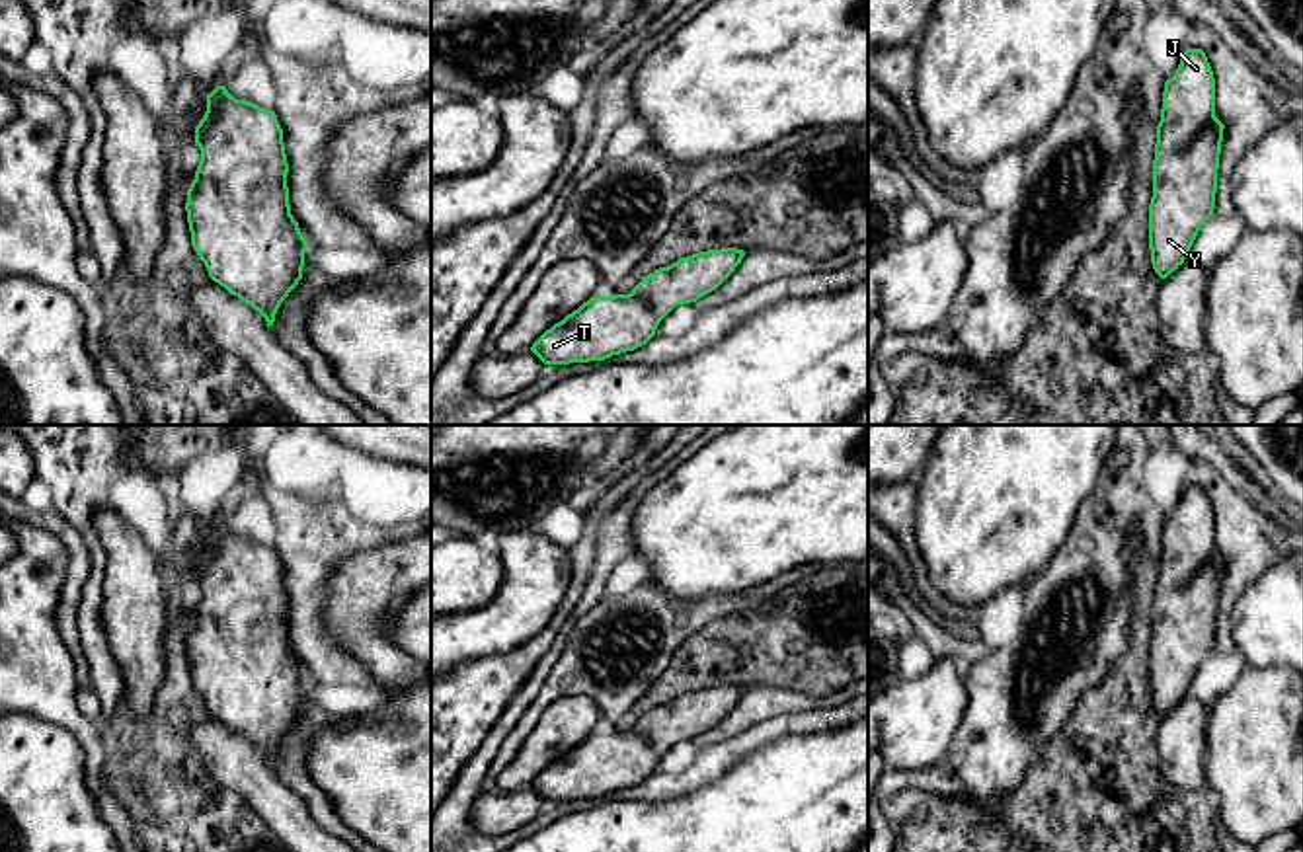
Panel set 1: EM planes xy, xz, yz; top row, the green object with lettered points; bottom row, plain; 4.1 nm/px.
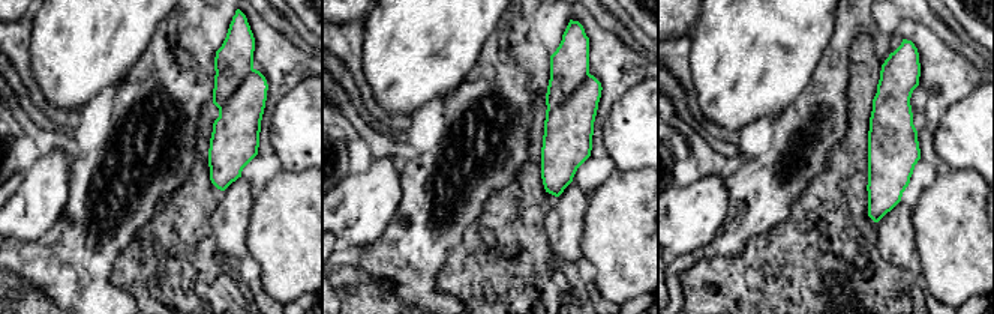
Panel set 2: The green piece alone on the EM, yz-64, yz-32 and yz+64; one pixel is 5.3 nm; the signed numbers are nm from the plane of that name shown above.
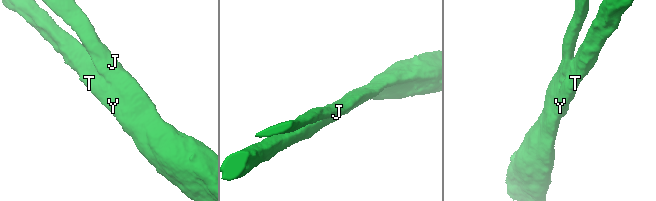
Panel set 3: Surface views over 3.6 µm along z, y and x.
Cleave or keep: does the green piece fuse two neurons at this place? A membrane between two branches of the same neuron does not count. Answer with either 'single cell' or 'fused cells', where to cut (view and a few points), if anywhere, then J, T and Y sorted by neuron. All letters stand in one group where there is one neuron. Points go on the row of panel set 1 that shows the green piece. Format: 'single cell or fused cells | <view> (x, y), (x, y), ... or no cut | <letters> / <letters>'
single cell | no cut | J T Y

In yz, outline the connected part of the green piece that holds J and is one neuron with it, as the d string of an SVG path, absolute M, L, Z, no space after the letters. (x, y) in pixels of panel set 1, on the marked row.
M1186 49L1174 76L1165 82L1153 160L1149 250L1161 279L1184 263L1200 228L1213 214L1223 129L1215 117L1215 78L1207 57L1202 49Z

